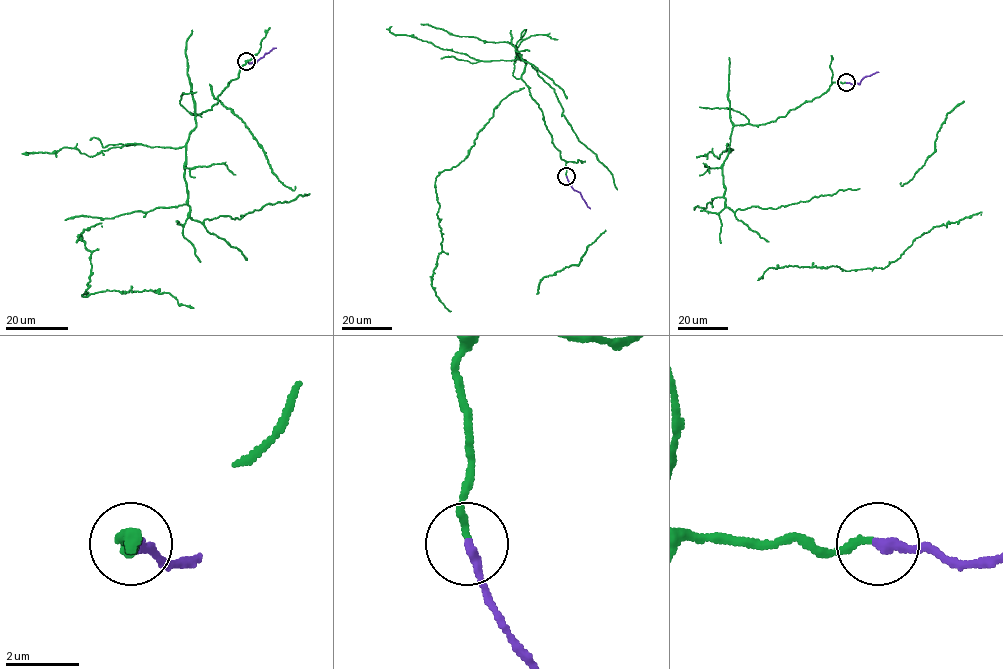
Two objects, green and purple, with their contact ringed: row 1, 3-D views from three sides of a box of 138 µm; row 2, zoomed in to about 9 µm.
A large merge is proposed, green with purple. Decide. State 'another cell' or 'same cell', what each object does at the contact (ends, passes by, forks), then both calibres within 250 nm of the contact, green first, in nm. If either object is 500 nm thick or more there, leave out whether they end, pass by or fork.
same cell | green ends | purple ends | 190/280 nm

